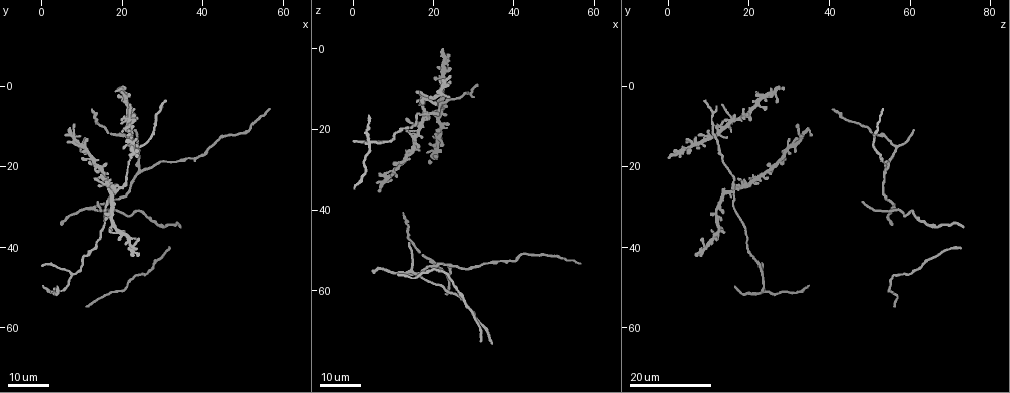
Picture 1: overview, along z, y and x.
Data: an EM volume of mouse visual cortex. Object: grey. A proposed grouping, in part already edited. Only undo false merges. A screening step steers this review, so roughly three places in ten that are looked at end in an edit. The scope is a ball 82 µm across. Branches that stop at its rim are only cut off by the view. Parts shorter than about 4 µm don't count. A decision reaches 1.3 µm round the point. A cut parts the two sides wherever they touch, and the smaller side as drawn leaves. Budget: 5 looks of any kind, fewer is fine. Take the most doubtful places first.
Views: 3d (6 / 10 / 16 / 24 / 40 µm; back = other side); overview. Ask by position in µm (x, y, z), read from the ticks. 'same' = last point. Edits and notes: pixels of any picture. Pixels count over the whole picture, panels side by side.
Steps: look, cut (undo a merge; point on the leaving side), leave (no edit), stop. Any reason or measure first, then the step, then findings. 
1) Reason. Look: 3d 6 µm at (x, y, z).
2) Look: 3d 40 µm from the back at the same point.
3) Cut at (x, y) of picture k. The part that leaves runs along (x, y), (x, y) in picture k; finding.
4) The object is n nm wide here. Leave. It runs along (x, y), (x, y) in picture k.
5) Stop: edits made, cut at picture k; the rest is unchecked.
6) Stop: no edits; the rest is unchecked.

Thin arm on a thick one. Look: 3d 24 µm at (18.0, 26.5, 16.0).

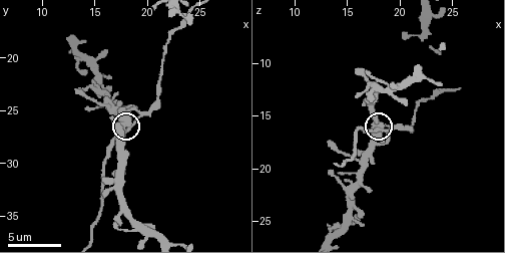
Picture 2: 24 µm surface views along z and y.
Look: 3d 6 µm at the same point.

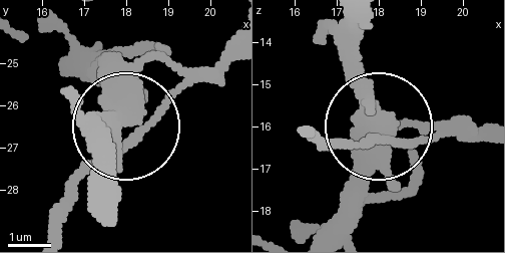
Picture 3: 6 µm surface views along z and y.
The object is 230 nm wide here. Leave. Continuous, no second cell.

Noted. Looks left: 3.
Three-way junction. Look: 3d 16 µm at (24.5, 21.0, 53.5).

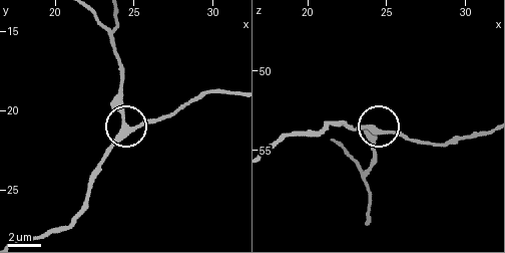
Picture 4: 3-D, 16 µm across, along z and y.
Look: 3d 10 µm at (24.9, 21.2, 53.8).

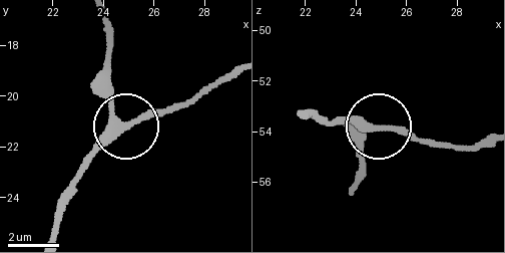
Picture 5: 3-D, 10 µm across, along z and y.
Leave. It runs along (103, 17), (108, 88), (121, 120), (133, 125), (183, 107) in picture 5; one cell here.

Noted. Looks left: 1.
Stop: no edits; the rest is unchecked.

